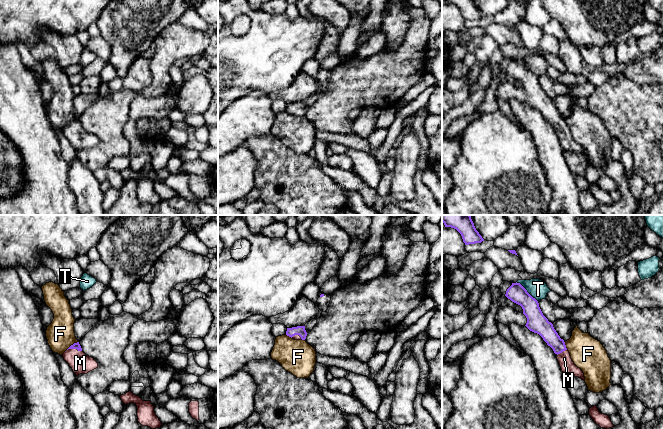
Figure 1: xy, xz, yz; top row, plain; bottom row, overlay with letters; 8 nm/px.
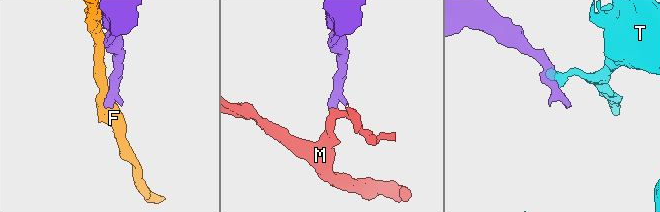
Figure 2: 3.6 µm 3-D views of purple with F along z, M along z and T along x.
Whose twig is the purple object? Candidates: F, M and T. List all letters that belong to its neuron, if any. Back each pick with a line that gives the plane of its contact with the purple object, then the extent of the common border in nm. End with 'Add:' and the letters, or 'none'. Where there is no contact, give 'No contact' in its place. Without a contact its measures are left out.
M: Touches purple in xy. Shared border 120 nm
Add: M

